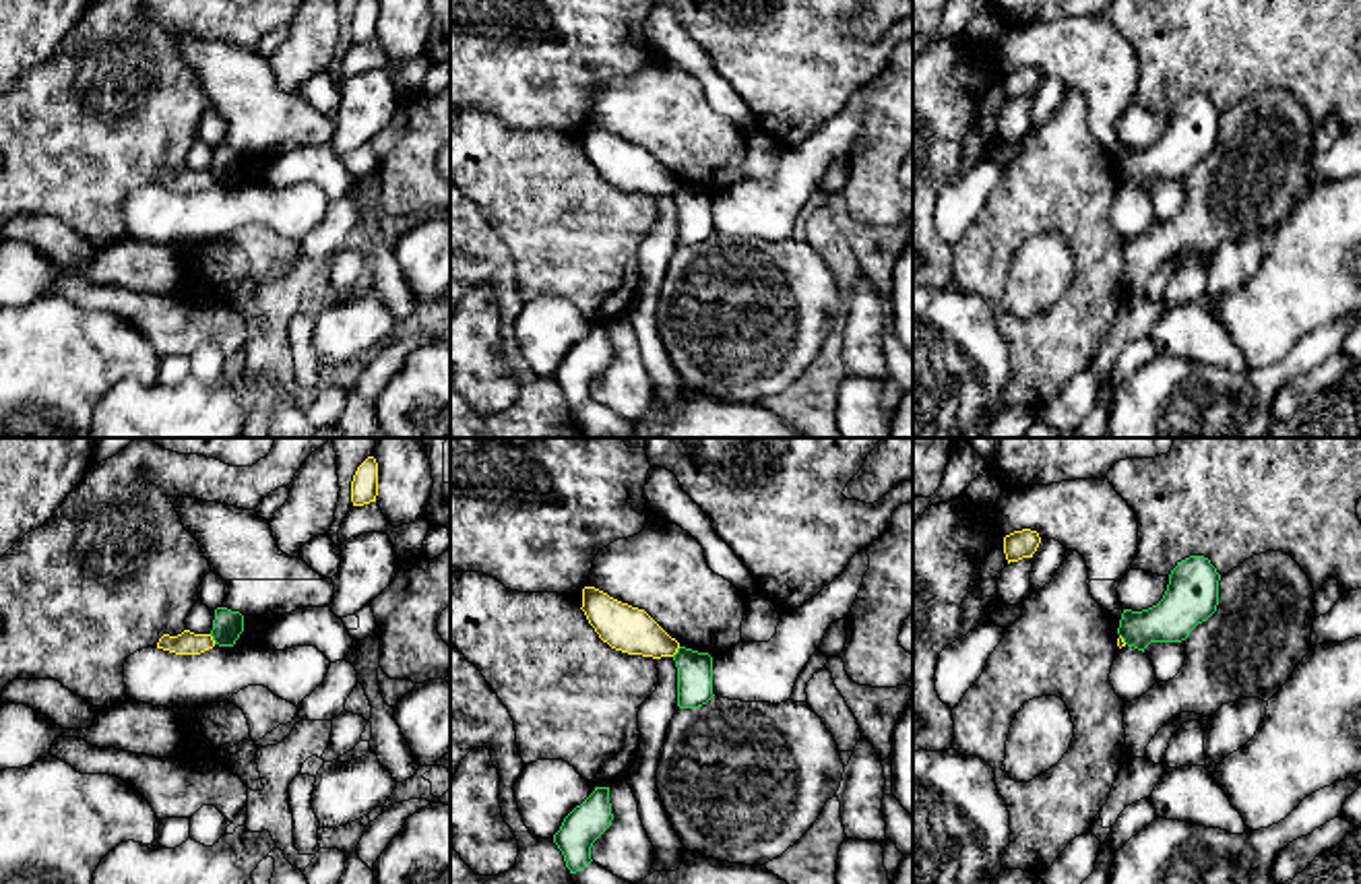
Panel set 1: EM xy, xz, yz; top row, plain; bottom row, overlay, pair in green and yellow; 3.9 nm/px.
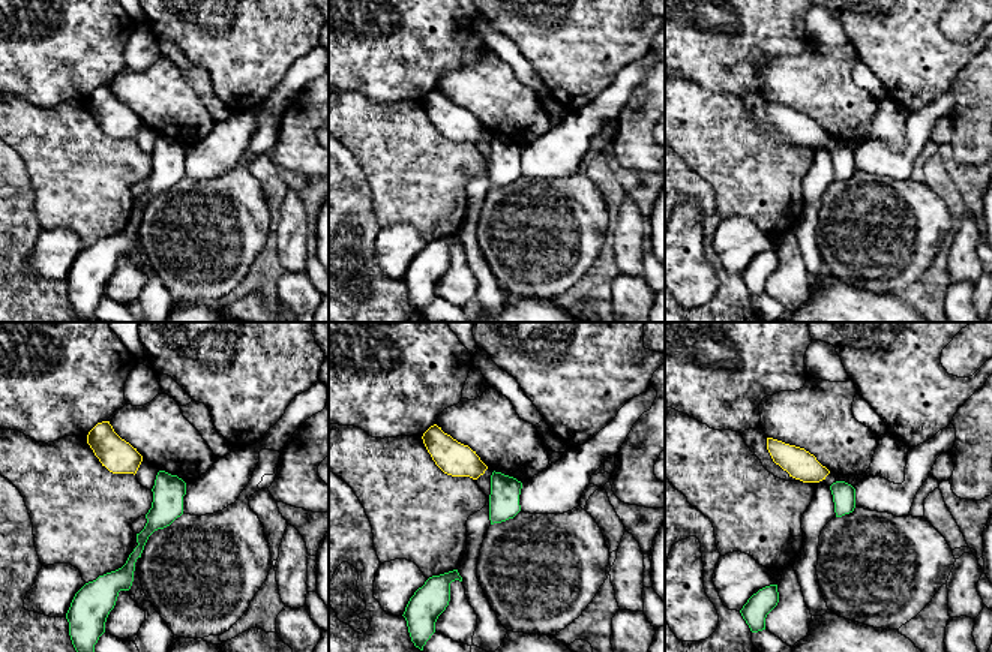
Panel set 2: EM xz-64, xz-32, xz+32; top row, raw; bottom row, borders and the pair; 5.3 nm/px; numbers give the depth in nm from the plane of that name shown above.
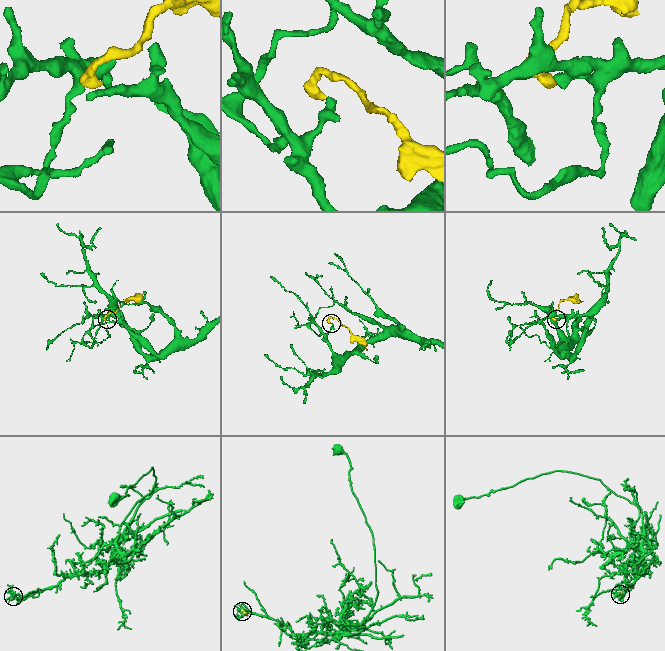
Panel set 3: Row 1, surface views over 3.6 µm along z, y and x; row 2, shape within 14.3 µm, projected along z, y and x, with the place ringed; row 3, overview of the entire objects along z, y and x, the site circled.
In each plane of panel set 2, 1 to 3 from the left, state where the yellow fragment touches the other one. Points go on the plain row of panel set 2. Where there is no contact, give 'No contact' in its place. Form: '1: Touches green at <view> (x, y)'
1: No contact
2: No contact
3: No contact

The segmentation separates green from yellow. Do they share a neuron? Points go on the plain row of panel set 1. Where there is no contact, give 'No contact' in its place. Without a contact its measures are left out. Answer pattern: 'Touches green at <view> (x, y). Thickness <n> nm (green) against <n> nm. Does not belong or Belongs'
Touches green at xy (213, 176). Thickness 120 nm (green) against 90 nm. Does not belong

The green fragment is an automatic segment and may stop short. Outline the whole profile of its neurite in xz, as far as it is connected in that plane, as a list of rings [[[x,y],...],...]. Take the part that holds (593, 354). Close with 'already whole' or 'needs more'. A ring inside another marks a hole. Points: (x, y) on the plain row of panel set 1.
[[[609,324],[595,328],[576,343],[553,372],[553,380],[564,392],[570,411],[584,407],[591,397],[593,380],[611,364],[613,351],[609,341]]]; already whole

